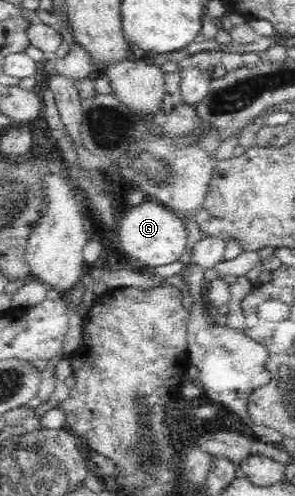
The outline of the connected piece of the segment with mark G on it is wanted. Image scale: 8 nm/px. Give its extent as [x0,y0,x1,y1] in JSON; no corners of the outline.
[119,199,187,268]

